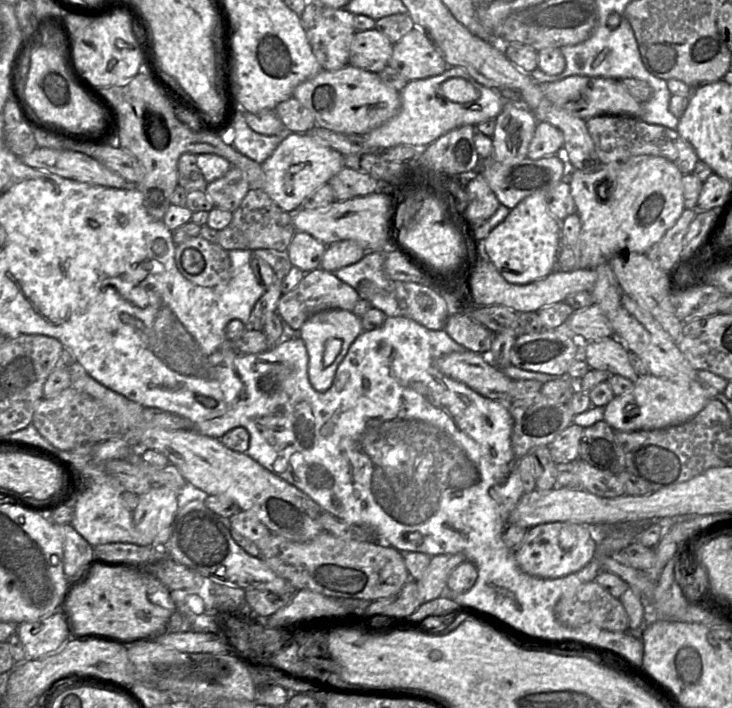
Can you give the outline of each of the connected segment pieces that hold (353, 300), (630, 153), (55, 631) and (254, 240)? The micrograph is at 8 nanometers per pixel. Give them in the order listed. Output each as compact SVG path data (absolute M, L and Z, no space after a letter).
M319 267L305 273L296 288L281 296L276 312L293 330L299 331L303 323L314 314L330 309L352 311L359 300L360 296L354 288L337 278L334 273Z
M601 115L586 120L601 164L626 162L631 157L650 155L664 157L673 162L683 175L691 174L699 161L694 148L676 130L658 124L648 124L637 117Z
M57 611L44 619L18 624L17 632L26 660L33 660L58 651L67 641L66 625Z
M250 189L230 224L218 232L217 243L226 251L257 249L275 250L285 254L295 234L291 215L282 210L262 189Z

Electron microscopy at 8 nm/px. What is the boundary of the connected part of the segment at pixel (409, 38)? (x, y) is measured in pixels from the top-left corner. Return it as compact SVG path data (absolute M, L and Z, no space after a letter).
M416 26L394 44L388 65L407 81L440 75L449 67L428 35Z

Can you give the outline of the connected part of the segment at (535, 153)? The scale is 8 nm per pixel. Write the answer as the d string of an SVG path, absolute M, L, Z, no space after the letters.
M537 122L527 158L537 160L545 156L562 154L563 146L564 136L558 128L546 122Z

